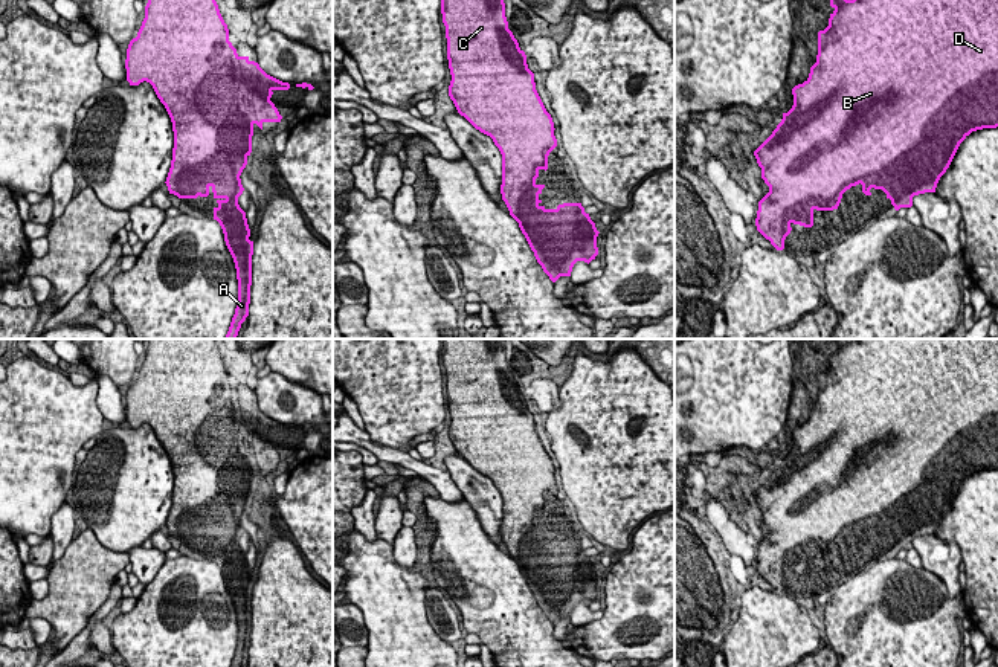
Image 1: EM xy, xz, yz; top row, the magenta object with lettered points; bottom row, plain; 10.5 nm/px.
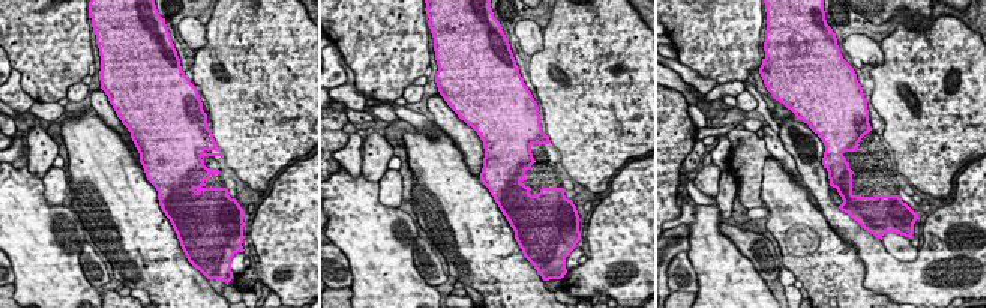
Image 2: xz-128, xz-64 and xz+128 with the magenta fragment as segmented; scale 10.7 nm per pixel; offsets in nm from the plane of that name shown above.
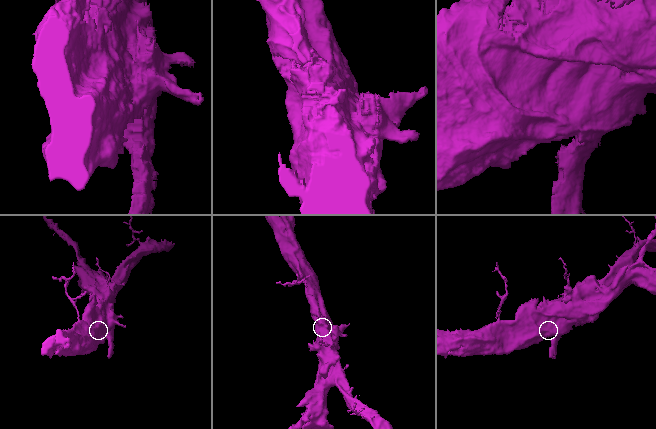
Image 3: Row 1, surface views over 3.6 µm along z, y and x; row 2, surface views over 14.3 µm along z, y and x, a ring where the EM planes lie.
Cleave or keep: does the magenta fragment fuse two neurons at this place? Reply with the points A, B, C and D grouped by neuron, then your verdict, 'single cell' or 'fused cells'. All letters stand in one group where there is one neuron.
A / B C D | fused cells

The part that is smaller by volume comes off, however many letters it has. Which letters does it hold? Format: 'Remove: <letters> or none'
Remove: A

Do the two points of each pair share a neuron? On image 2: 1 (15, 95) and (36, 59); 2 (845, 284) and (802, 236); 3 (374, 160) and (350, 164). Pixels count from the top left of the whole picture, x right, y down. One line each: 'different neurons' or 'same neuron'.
1: different neurons
2: same neuron
3: different neurons

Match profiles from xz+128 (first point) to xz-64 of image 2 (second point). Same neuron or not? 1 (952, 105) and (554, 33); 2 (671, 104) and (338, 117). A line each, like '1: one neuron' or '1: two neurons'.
1: one neuron
2: one neuron

